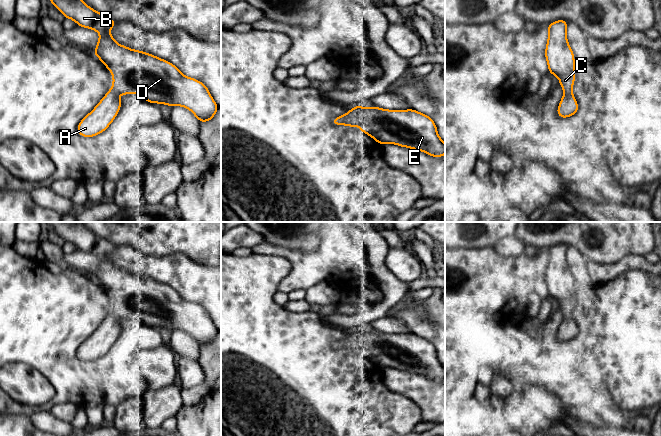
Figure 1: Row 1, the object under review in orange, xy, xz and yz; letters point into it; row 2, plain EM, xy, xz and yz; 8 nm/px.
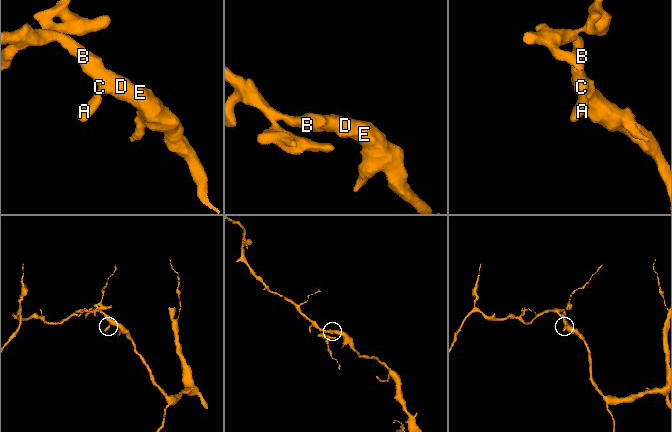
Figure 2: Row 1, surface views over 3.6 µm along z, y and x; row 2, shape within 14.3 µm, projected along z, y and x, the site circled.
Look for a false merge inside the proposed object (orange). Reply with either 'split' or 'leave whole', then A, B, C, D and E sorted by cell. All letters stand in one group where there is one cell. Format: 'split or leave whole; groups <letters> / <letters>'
leave whole; groups A B C D E

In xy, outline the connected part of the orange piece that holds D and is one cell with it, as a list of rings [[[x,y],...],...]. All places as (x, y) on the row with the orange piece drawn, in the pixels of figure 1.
[[[50,0],[65,18],[72,19],[78,26],[89,28],[100,34],[94,55],[108,68],[113,76],[112,88],[96,107],[79,123],[77,132],[83,137],[93,137],[104,132],[117,116],[121,108],[121,94],[139,94],[145,101],[189,109],[199,122],[210,121],[216,114],[218,105],[213,100],[208,88],[199,80],[183,75],[171,62],[152,54],[130,49],[118,44],[108,33],[116,21],[97,12],[82,0]]]

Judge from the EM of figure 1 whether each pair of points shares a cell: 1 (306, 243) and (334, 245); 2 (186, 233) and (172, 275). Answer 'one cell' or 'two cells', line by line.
1: two cells
2: two cells

